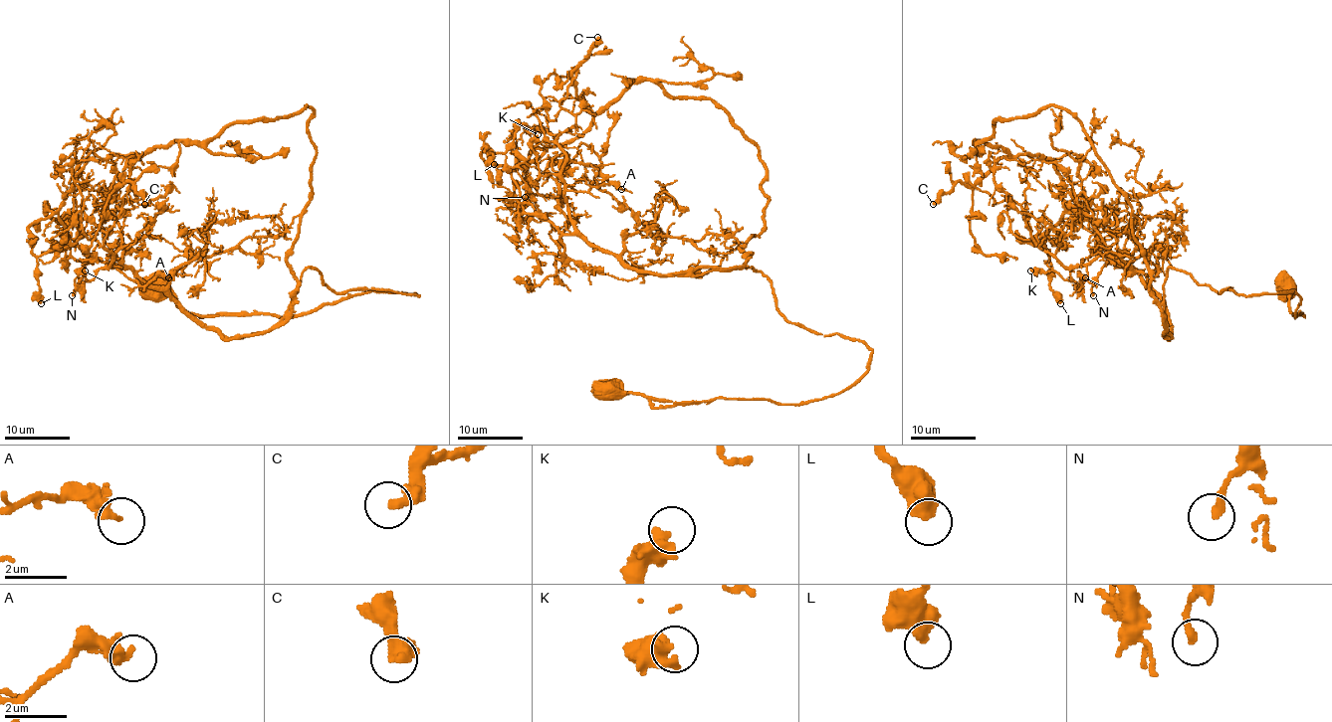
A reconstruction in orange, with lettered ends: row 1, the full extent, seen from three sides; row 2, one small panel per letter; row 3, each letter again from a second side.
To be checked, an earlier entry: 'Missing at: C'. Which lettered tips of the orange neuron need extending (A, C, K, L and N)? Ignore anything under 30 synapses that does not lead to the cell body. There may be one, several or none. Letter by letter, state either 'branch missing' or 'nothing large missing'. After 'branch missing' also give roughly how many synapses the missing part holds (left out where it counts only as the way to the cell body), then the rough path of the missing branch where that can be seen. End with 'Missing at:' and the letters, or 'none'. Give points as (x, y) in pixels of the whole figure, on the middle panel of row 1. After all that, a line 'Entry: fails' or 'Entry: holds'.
A: nothing large missing
C: branch missing; 80 synapses; course (597, 37), (610, 38), (690, 27), (707, 33), (712, 40), (723, 40), (740, 53), (745, 53)
K: nothing large missing
L: nothing large missing
N: nothing large missing
Missing at: C
Entry: holds

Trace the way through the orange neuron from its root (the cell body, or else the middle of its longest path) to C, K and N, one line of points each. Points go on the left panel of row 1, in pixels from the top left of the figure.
C: (158, 287), (198, 315), (419, 295), (308, 268), (224, 338), (108, 268), (107, 202), (144, 204)
K: (158, 287), (198, 315), (419, 295), (334, 291), (308, 268), (275, 324), (224, 338), (114, 255), (85, 270)
N: (158, 287), (198, 315), (419, 295), (334, 291), (308, 268), (275, 324), (234, 338), (93, 258), (72, 295)

